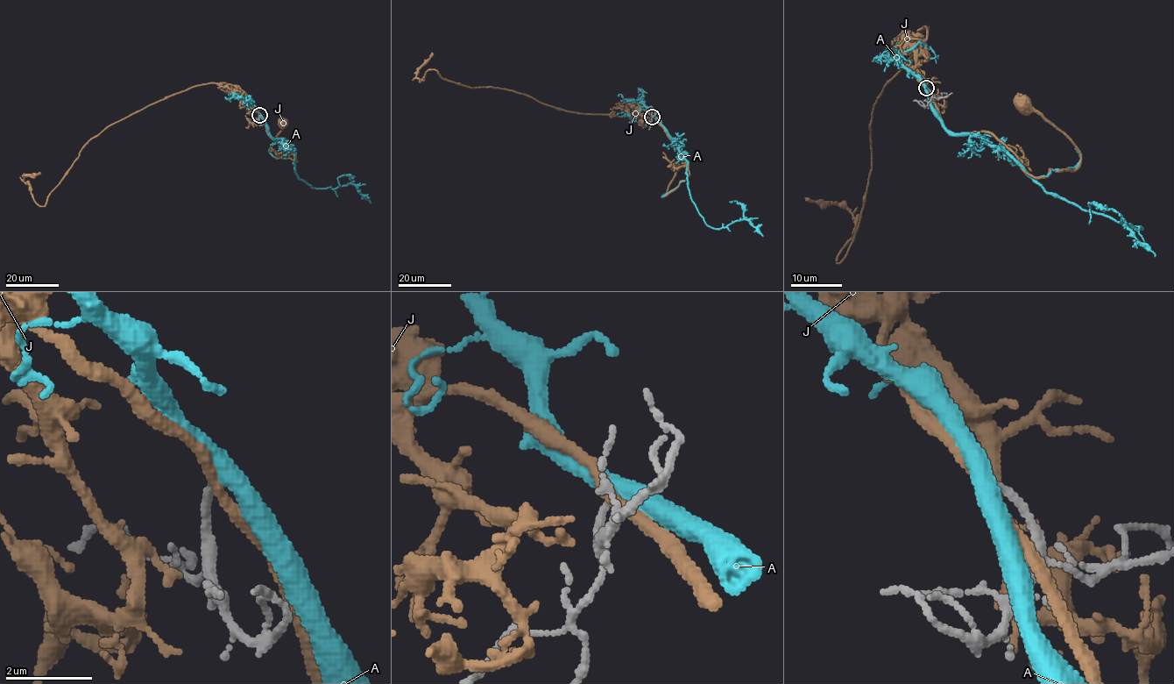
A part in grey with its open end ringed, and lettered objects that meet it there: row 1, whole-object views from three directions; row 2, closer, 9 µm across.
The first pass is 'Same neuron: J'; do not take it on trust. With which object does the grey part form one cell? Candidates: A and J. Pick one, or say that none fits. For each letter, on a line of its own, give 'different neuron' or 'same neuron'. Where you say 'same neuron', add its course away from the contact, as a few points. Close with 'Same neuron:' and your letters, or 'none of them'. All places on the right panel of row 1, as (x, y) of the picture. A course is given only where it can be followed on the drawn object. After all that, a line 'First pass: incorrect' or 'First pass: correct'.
A: same neuron; course (927, 88), (935, 116), (947, 130), (1000, 146), (1048, 192), (1141, 229), (1095, 203), (1089, 203), (1089, 224)
J: different neuron
Same neuron: A
First pass: incorrect

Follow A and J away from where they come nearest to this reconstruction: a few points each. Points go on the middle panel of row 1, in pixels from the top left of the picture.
A: (652, 117), (664, 127), (688, 163), (687, 186), (703, 221), (719, 228), (741, 220), (744, 209), (732, 201)
J: (652, 117), (663, 128), (685, 160), (689, 172), (686, 178), (663, 197), (675, 175), (674, 166)

